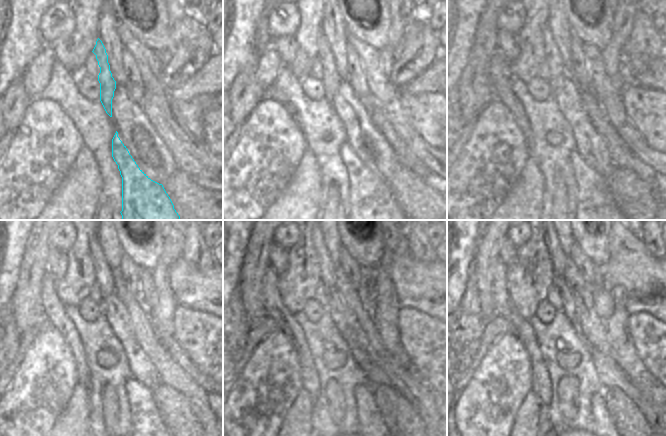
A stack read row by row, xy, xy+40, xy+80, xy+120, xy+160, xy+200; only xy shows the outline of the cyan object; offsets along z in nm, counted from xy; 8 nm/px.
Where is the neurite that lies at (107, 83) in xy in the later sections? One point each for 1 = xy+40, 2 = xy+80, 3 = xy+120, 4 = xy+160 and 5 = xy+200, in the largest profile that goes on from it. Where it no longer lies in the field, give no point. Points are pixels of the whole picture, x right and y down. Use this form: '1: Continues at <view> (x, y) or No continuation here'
1: Continues at xy+40 (331, 80)
2: Continues at xy+80 (552, 56)
3: Continues at xy+120 (104, 279)
4: Continues at xy+160 (327, 268)
5: Continues at xy+200 (555, 251).

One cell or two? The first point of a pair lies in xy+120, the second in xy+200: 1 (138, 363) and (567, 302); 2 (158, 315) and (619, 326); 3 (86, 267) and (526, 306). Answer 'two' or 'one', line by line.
1: one
2: one
3: one

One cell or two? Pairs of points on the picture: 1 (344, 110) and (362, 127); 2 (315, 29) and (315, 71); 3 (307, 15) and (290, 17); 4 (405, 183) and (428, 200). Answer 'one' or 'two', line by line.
1: one
2: two
3: two
4: one

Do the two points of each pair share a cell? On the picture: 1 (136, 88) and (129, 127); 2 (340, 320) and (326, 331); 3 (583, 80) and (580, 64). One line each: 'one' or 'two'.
1: two
2: two
3: one

